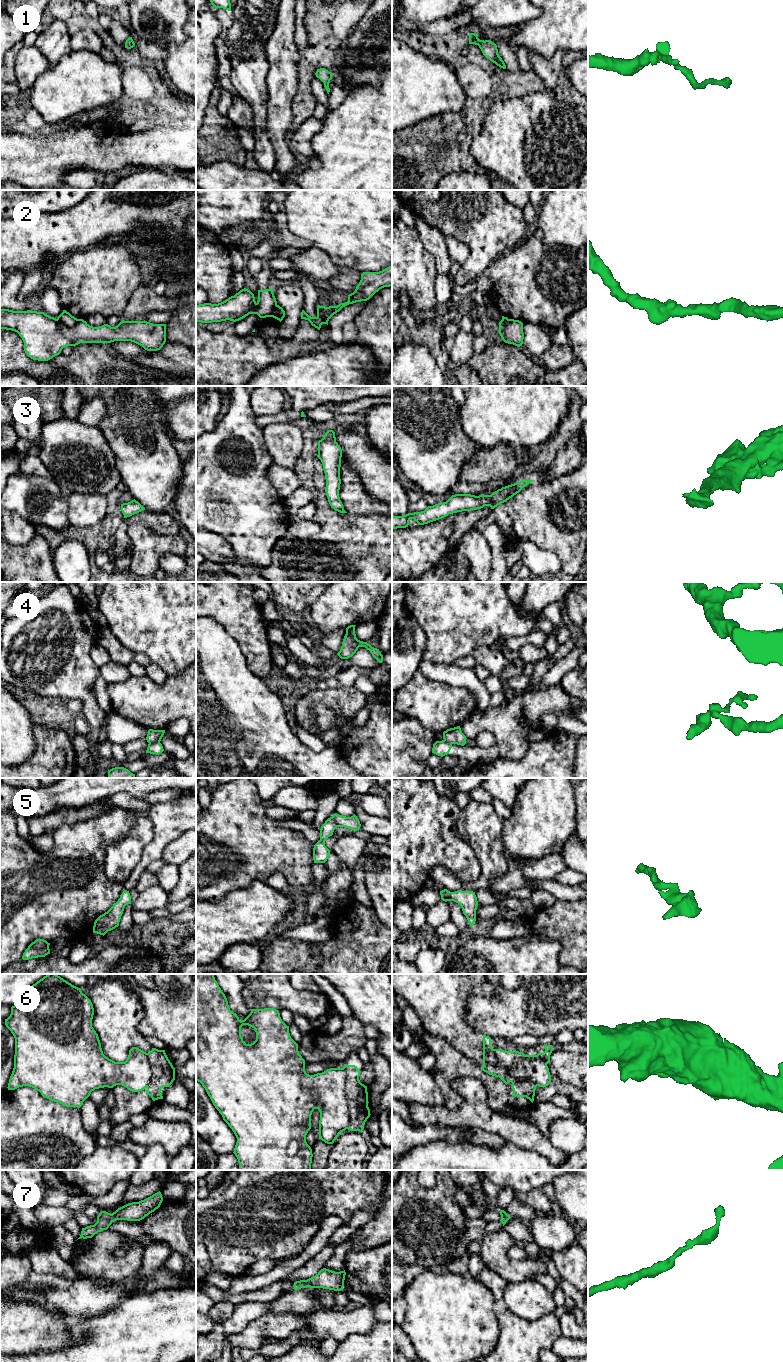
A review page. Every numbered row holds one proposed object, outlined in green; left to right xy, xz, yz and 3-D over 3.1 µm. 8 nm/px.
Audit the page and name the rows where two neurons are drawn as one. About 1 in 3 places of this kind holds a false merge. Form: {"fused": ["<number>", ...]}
{"fused": ["2", "4", "6"]}

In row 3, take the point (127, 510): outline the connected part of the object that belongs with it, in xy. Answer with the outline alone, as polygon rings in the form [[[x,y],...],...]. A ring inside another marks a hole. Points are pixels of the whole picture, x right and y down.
[[[135,499],[128,503],[121,504],[121,511],[124,515],[124,518],[130,517],[143,510],[145,510],[145,508]]]

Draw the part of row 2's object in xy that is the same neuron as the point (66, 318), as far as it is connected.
[[[63,310],[63,312],[57,317],[57,319],[68,327],[74,327],[79,320],[79,319],[75,318],[74,316],[72,316],[66,310]]]

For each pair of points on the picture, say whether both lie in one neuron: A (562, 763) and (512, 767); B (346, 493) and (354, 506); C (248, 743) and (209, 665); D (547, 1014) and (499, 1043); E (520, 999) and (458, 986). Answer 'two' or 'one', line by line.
A: one
B: one
C: one
D: two
E: two

